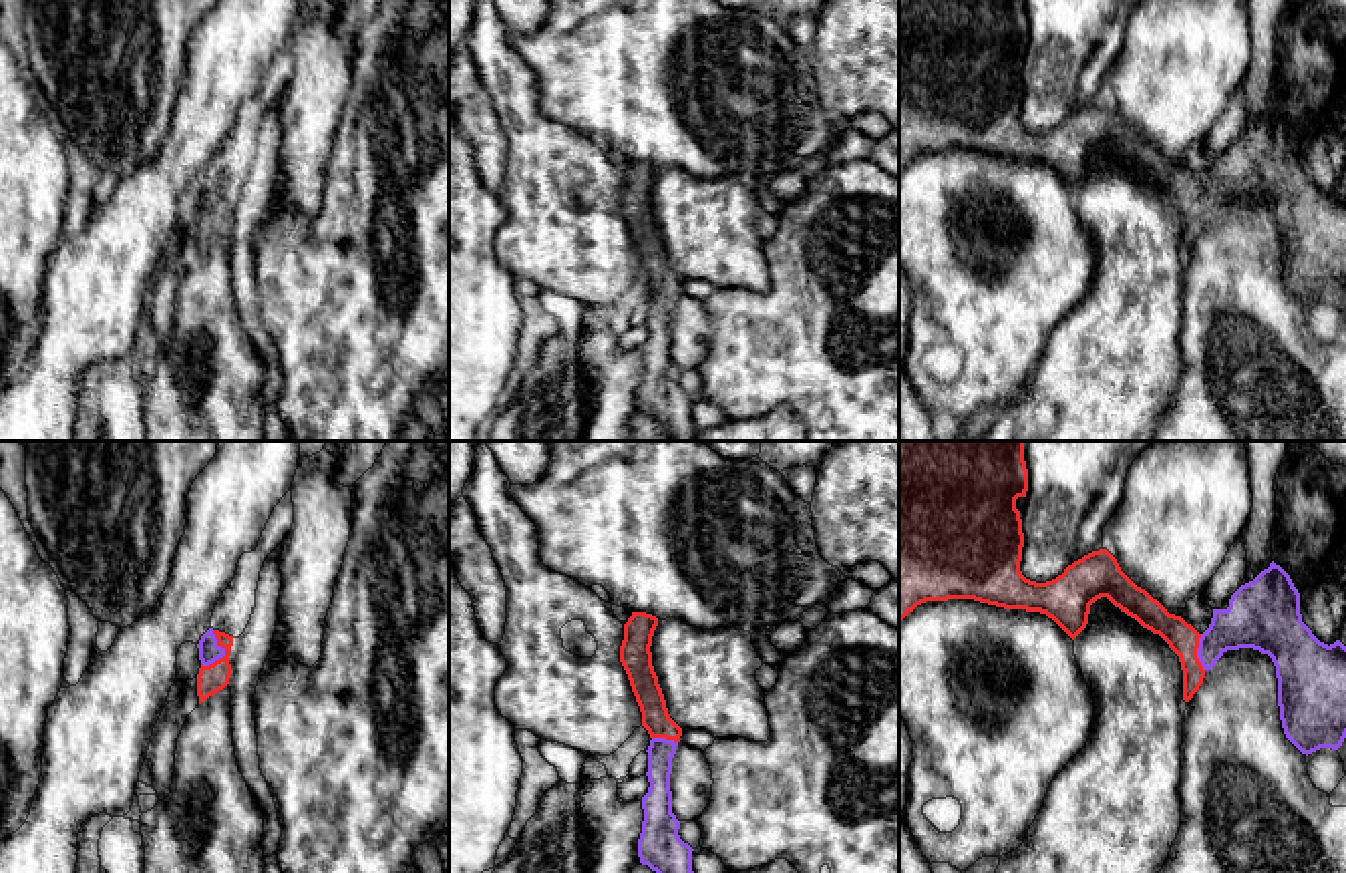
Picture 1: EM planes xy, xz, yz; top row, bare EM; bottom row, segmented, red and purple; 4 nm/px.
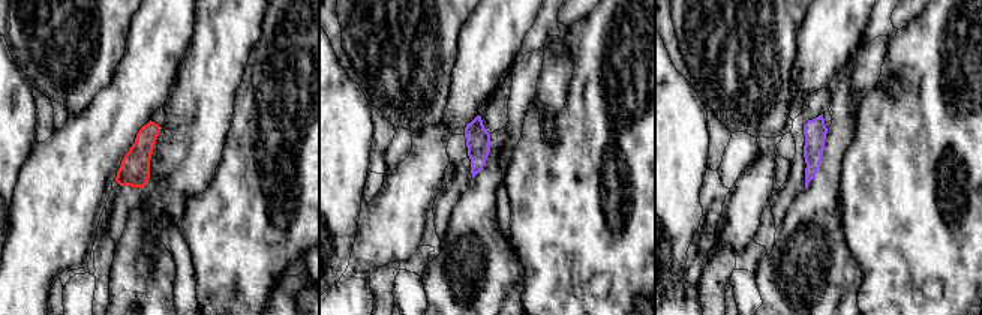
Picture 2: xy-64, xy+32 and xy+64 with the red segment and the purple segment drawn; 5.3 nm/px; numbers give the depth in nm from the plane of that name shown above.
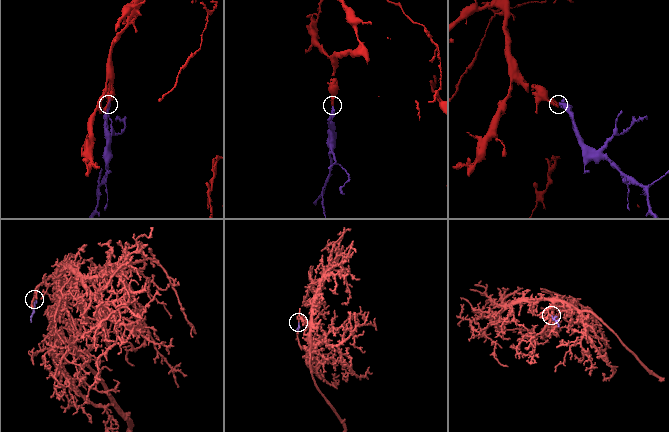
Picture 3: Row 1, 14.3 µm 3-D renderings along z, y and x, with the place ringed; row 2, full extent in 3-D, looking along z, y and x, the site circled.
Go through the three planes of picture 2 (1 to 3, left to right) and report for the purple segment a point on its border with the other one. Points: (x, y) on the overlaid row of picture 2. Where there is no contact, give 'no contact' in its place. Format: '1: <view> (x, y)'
1: no contact
2: no contact
3: no contact

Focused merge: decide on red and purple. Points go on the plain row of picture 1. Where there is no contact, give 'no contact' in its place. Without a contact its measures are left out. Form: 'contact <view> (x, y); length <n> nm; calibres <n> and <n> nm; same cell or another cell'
contact xy (226, 202); length 160 nm; calibres 120 and 80 nm; same cell

